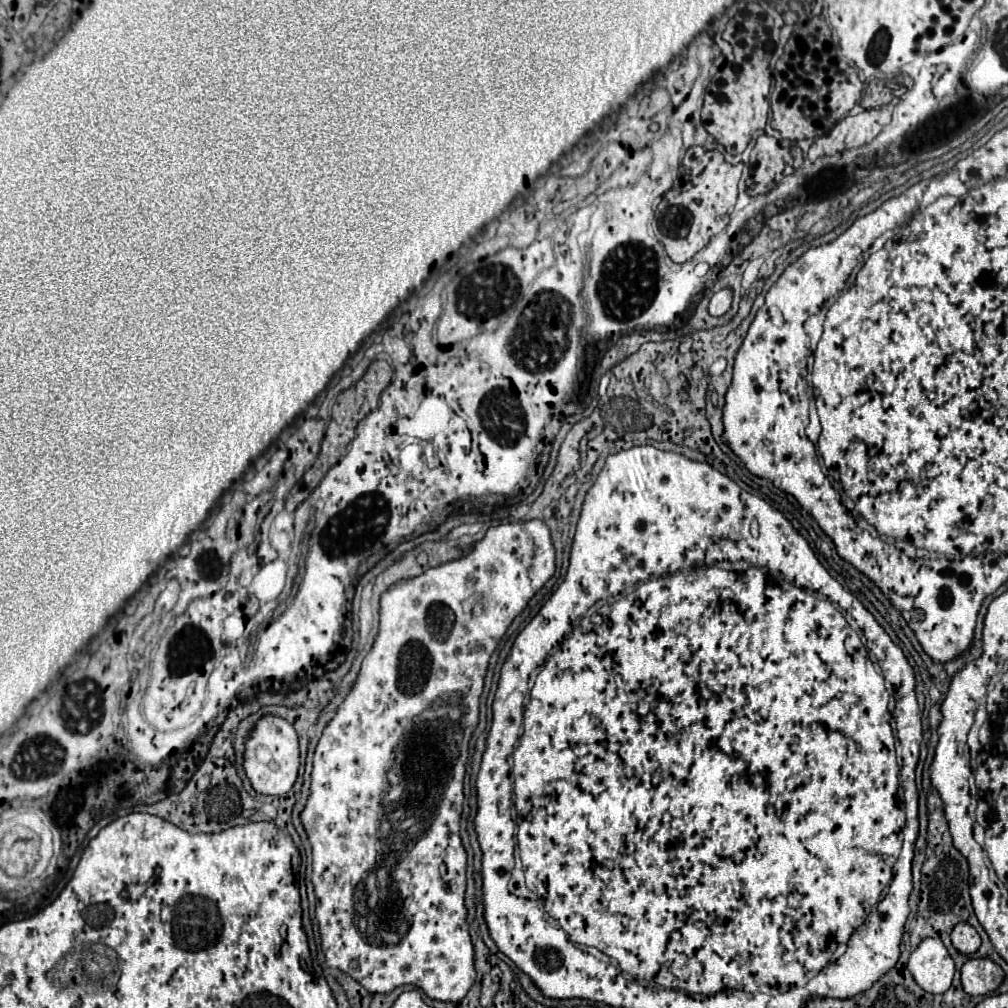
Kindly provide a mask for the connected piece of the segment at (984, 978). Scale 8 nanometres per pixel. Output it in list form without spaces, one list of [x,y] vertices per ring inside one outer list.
[[[971,958],[963,968],[961,968],[961,984],[963,990],[971,996],[985,996],[989,992],[995,992],[1005,974],[1001,966],[991,962],[989,958]]]

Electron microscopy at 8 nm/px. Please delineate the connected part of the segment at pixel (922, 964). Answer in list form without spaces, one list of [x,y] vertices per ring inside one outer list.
[[[939,938],[923,940],[909,958],[909,970],[915,982],[931,994],[943,994],[949,990],[955,964]]]

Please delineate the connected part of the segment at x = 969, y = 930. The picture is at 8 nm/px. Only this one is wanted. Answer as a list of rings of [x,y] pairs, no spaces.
[[[961,922],[961,924],[957,924],[957,926],[953,928],[953,932],[951,932],[951,942],[953,942],[953,946],[955,946],[961,954],[967,954],[967,956],[975,954],[975,952],[979,950],[979,946],[981,946],[981,938],[979,938],[977,930],[975,930],[973,926],[969,926],[967,922]]]

